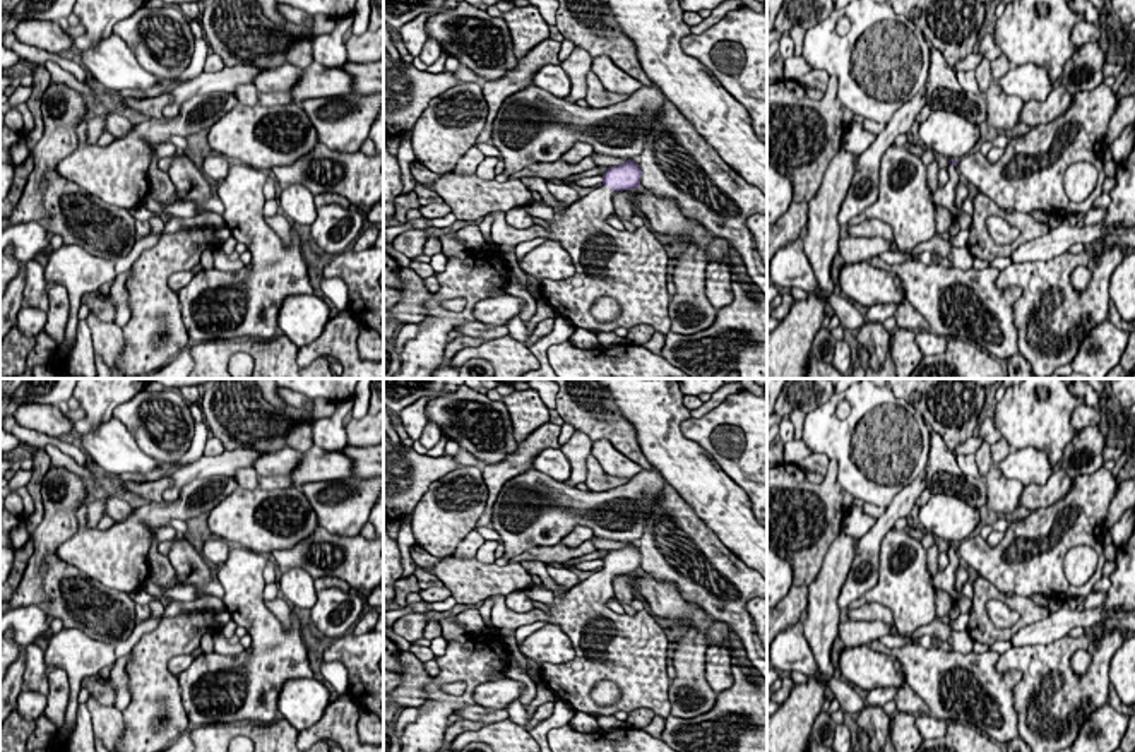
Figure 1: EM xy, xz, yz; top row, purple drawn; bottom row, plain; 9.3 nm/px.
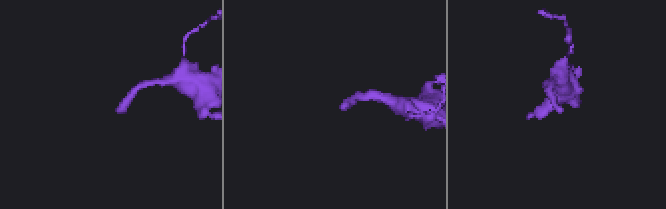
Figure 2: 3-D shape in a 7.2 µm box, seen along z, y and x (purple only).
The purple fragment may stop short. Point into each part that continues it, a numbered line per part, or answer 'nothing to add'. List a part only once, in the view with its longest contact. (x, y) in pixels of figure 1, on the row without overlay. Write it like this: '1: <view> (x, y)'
1: xz (632, 651)

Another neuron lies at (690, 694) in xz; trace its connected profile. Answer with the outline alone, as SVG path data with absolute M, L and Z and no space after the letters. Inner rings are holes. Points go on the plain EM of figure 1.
M688 629L681 642L673 646L674 680L669 685L671 716L695 718L709 713L717 701L705 678L707 636Z

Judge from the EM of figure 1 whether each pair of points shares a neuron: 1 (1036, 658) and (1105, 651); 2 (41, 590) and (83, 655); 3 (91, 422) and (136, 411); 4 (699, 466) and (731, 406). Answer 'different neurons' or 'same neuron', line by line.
1: same neuron
2: different neurons
3: different neurons
4: different neurons

